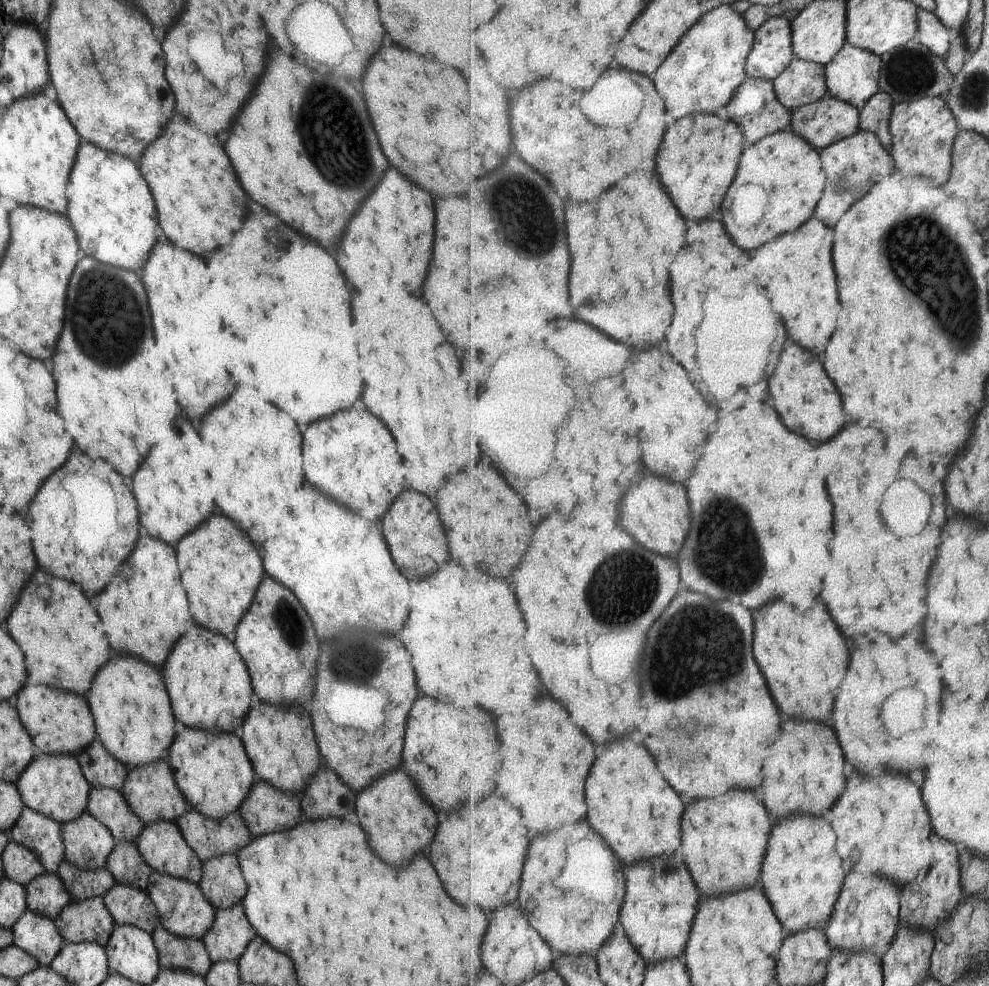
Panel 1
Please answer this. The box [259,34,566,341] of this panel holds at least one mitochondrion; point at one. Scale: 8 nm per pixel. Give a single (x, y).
(329, 129)

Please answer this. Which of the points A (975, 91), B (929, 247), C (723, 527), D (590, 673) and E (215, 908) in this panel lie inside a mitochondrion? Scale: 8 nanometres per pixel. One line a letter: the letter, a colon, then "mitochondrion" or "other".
A: mitochondrion
B: mitochondrion
C: mitochondrion
D: other
E: other

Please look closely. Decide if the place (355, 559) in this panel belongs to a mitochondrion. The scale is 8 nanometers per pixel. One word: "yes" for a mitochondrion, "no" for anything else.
no

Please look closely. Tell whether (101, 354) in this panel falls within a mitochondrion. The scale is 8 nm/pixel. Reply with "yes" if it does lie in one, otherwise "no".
yes

